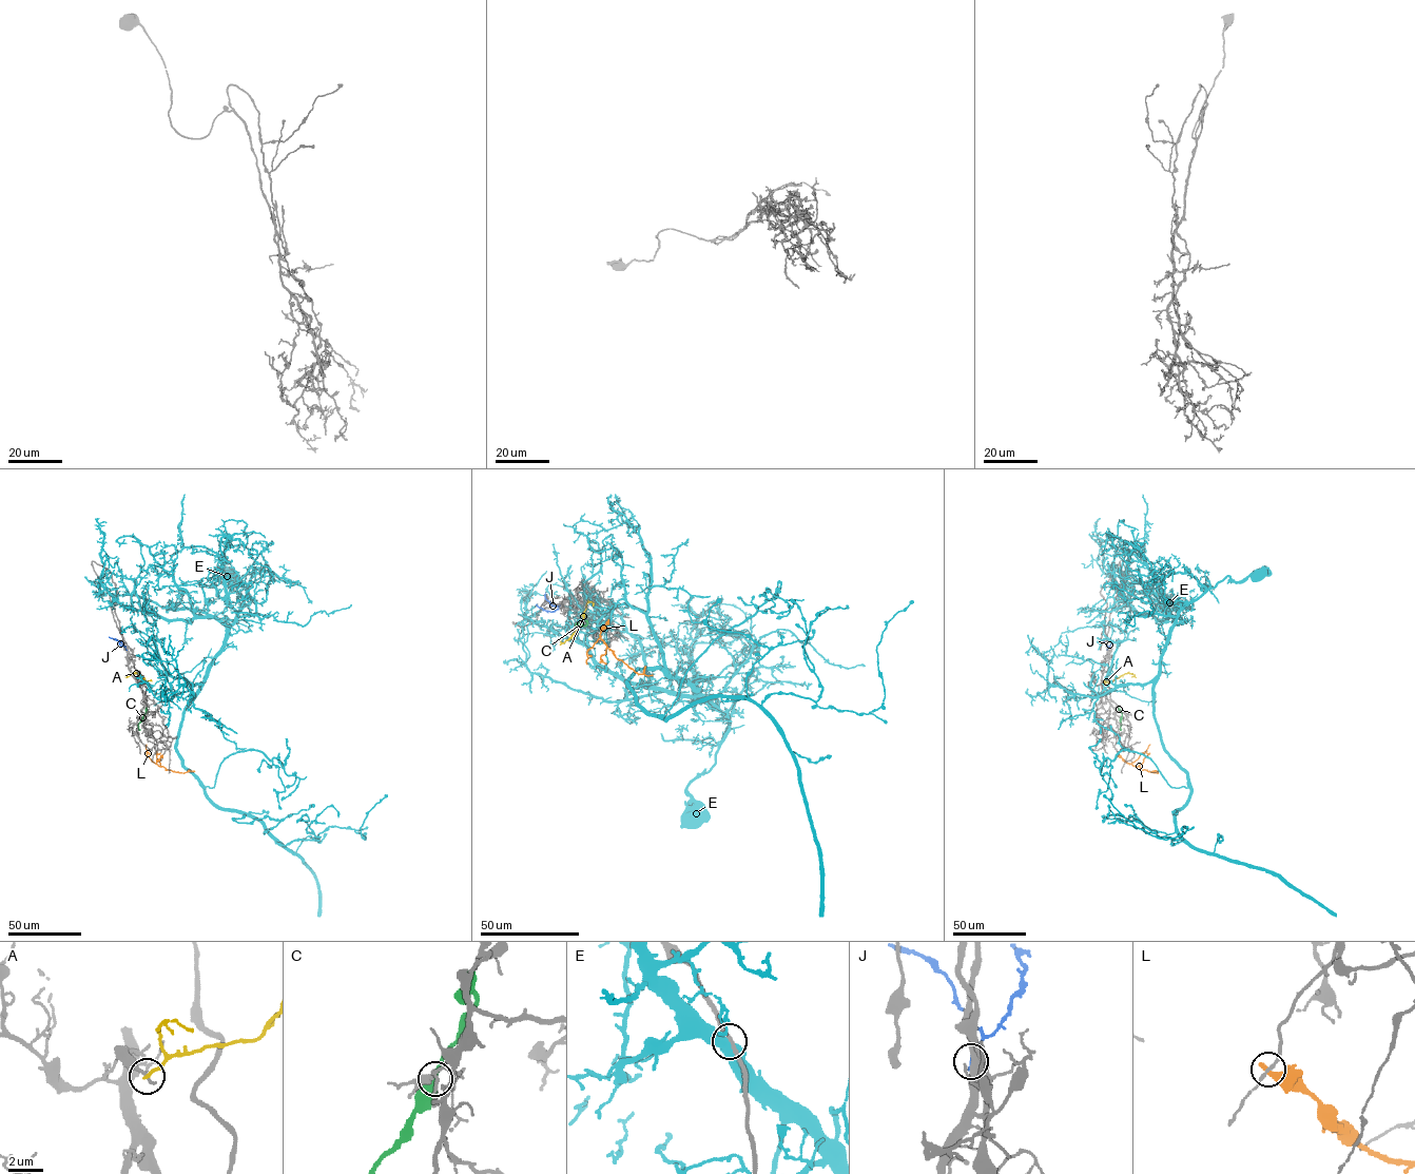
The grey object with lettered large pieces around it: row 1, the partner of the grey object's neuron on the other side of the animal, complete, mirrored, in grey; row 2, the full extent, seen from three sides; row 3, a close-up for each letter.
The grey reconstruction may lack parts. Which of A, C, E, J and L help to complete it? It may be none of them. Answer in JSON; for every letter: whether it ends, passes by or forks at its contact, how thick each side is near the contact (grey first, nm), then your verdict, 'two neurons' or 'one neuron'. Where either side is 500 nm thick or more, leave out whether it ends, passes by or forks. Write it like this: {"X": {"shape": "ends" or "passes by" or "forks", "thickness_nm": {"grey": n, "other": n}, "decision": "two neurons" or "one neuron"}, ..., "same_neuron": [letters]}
{"A": {"shape": "ends", "thickness_nm": {"grey": 180, "other": 200}, "decision": "two neurons"}, "C": {"shape": "passes by", "thickness_nm": {"grey": 240, "other": 360}, "decision": "one neuron"}, "E": {"thickness_nm": {"grey": 200, "other": 600}, "decision": "two neurons"}, "J": {"thickness_nm": {"grey": 500, "other": 190}, "decision": "two neurons"}, "L": {"shape": "ends", "thickness_nm": {"grey": 160, "other": 440}, "decision": "two neurons"}, "same_neuron": ["C"]}

